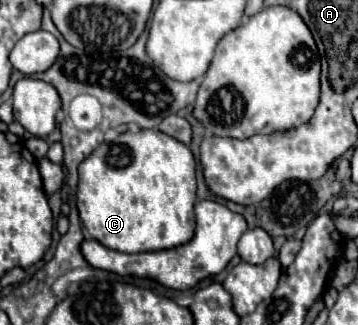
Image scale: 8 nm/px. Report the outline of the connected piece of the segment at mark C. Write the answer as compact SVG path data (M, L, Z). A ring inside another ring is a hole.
M159 130L125 132L79 164L77 208L89 234L119 252L175 248L195 232L195 160L191 150Z

